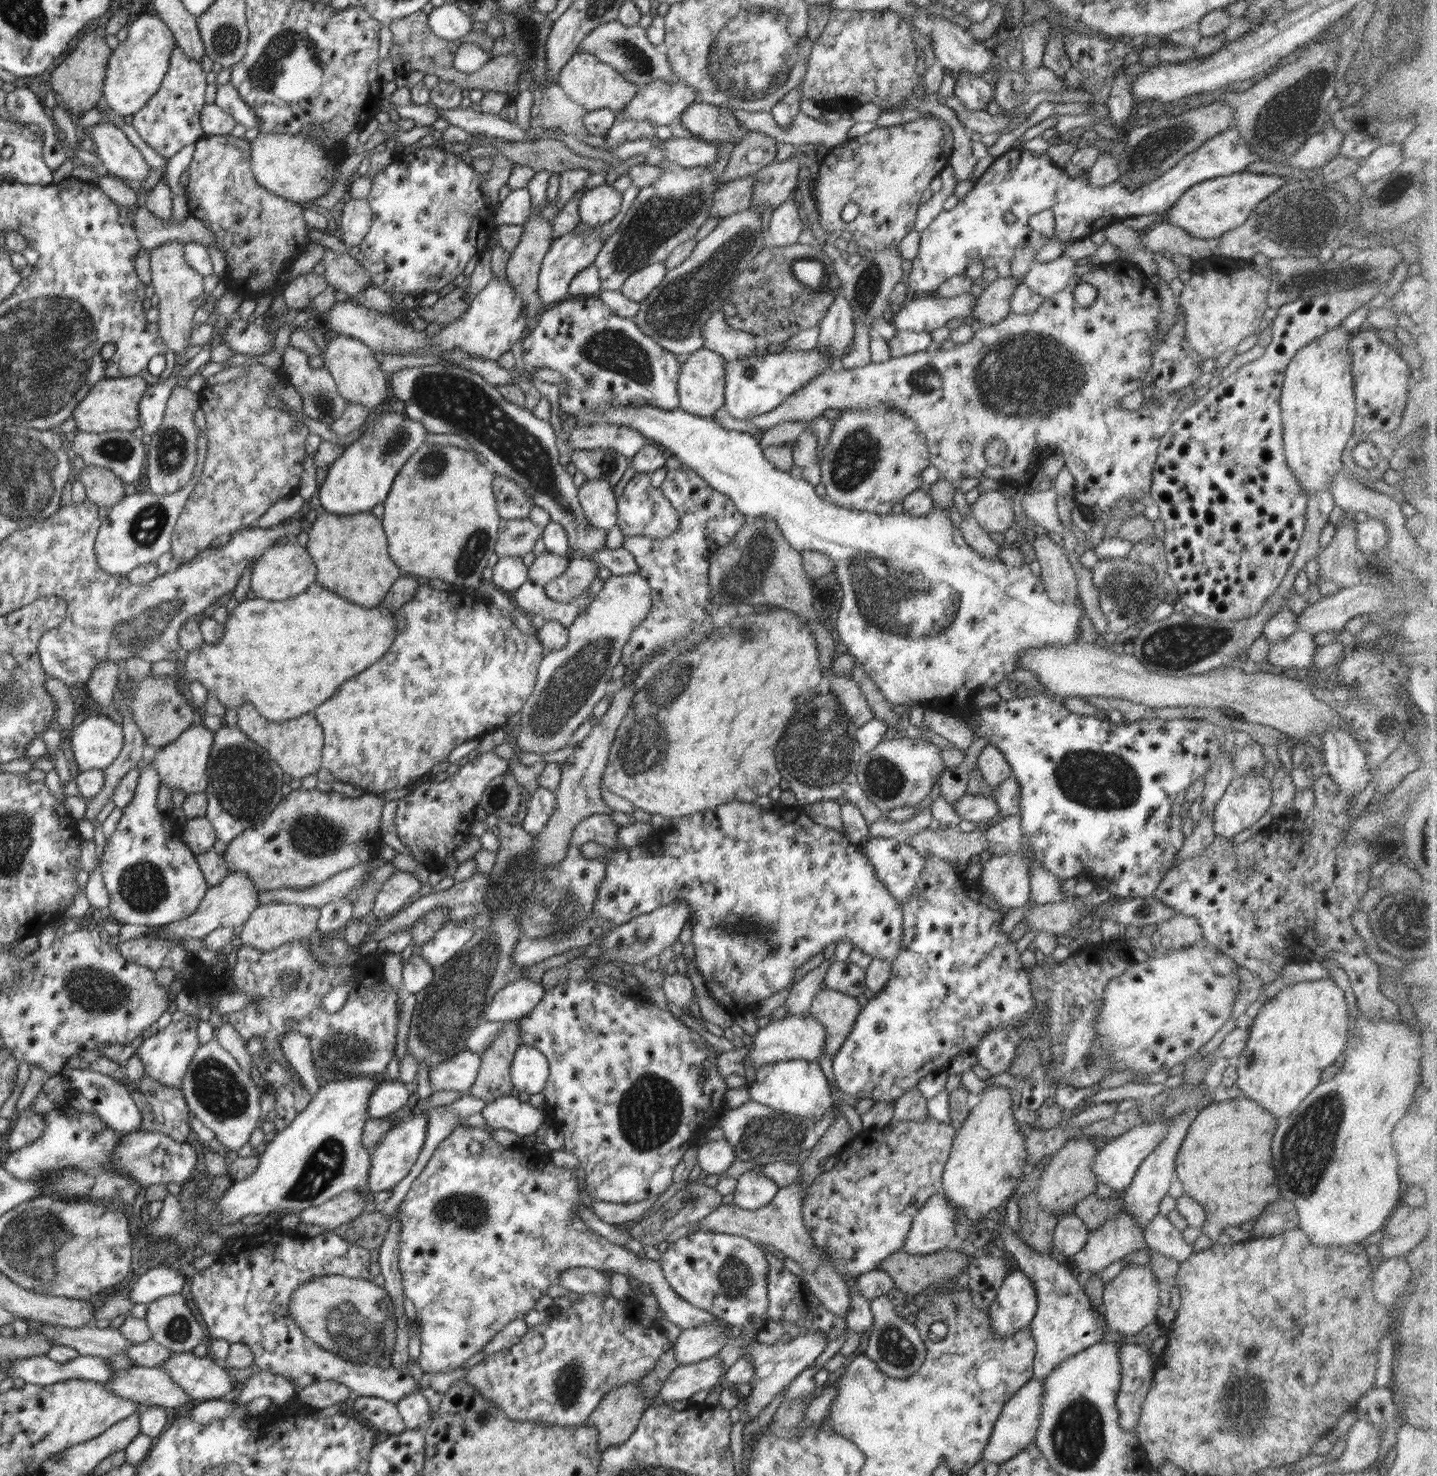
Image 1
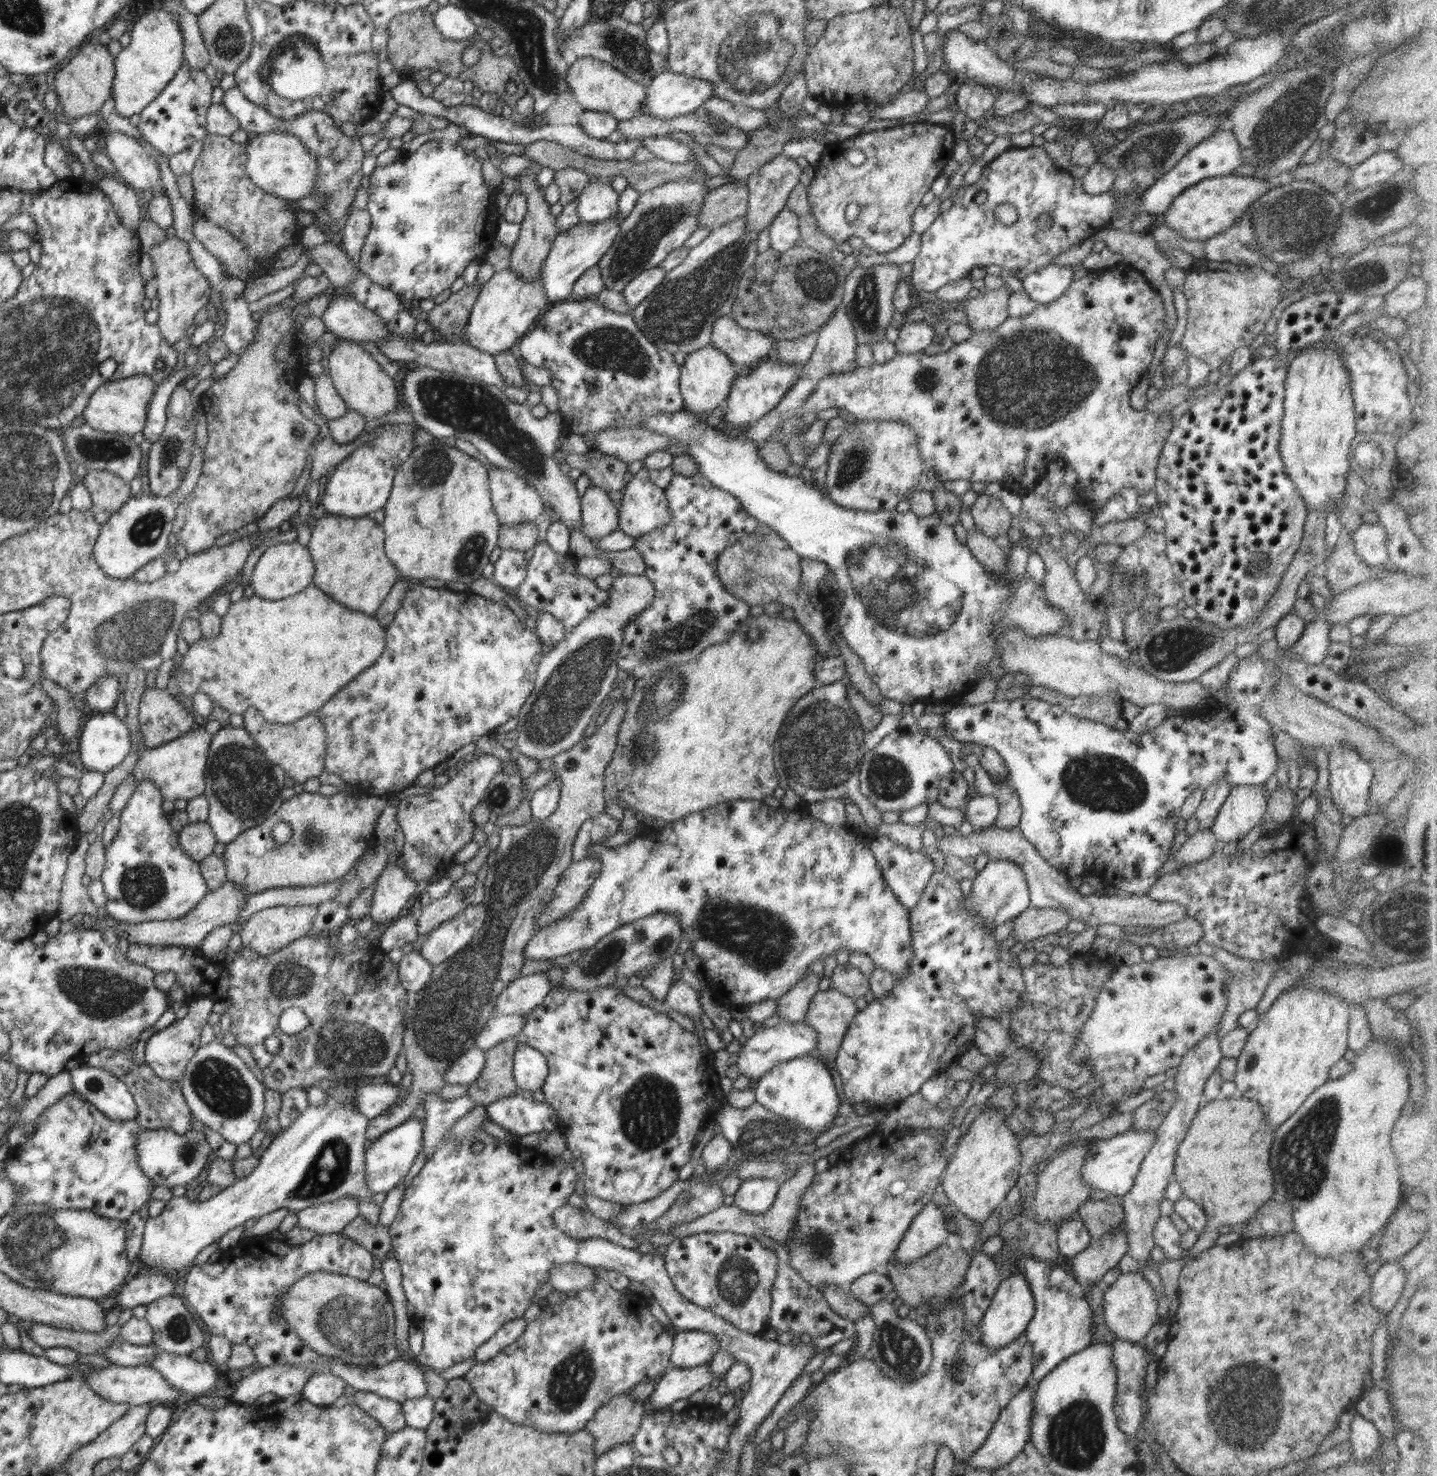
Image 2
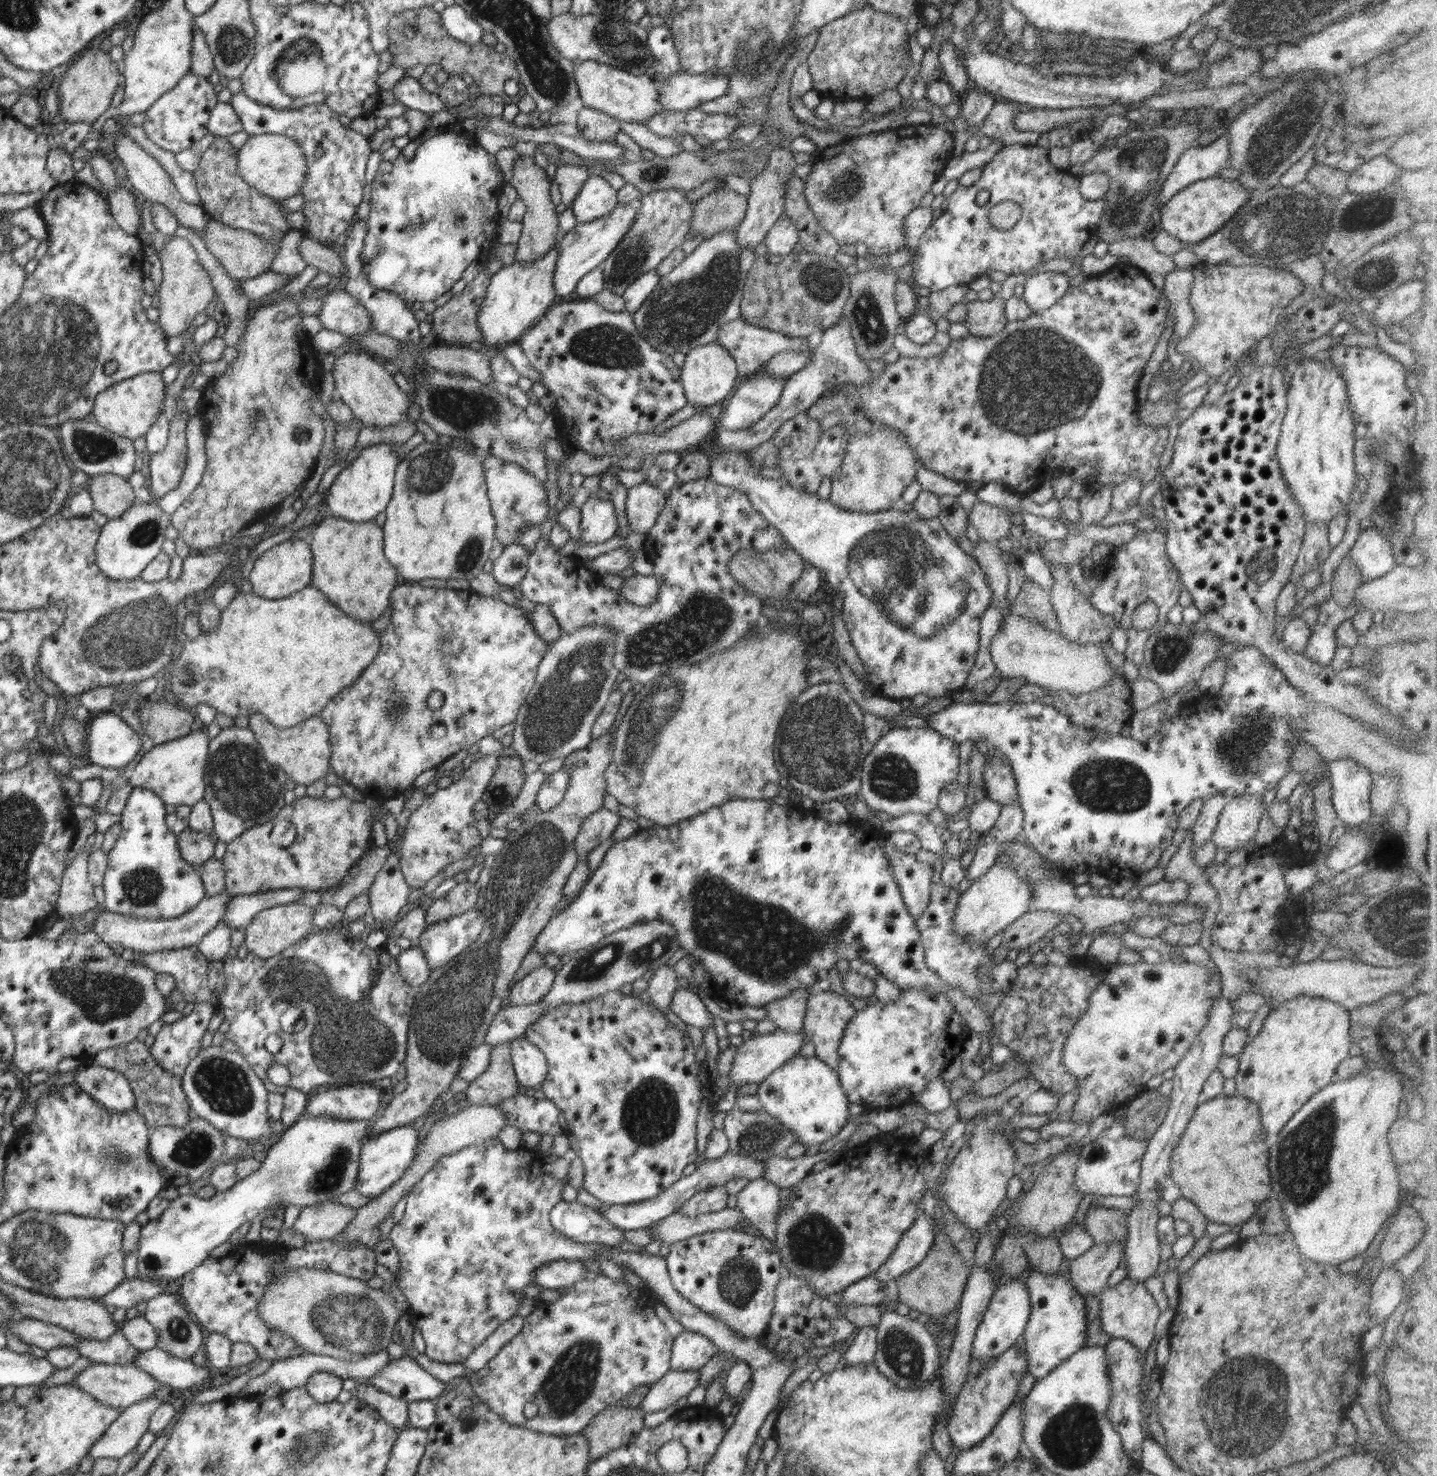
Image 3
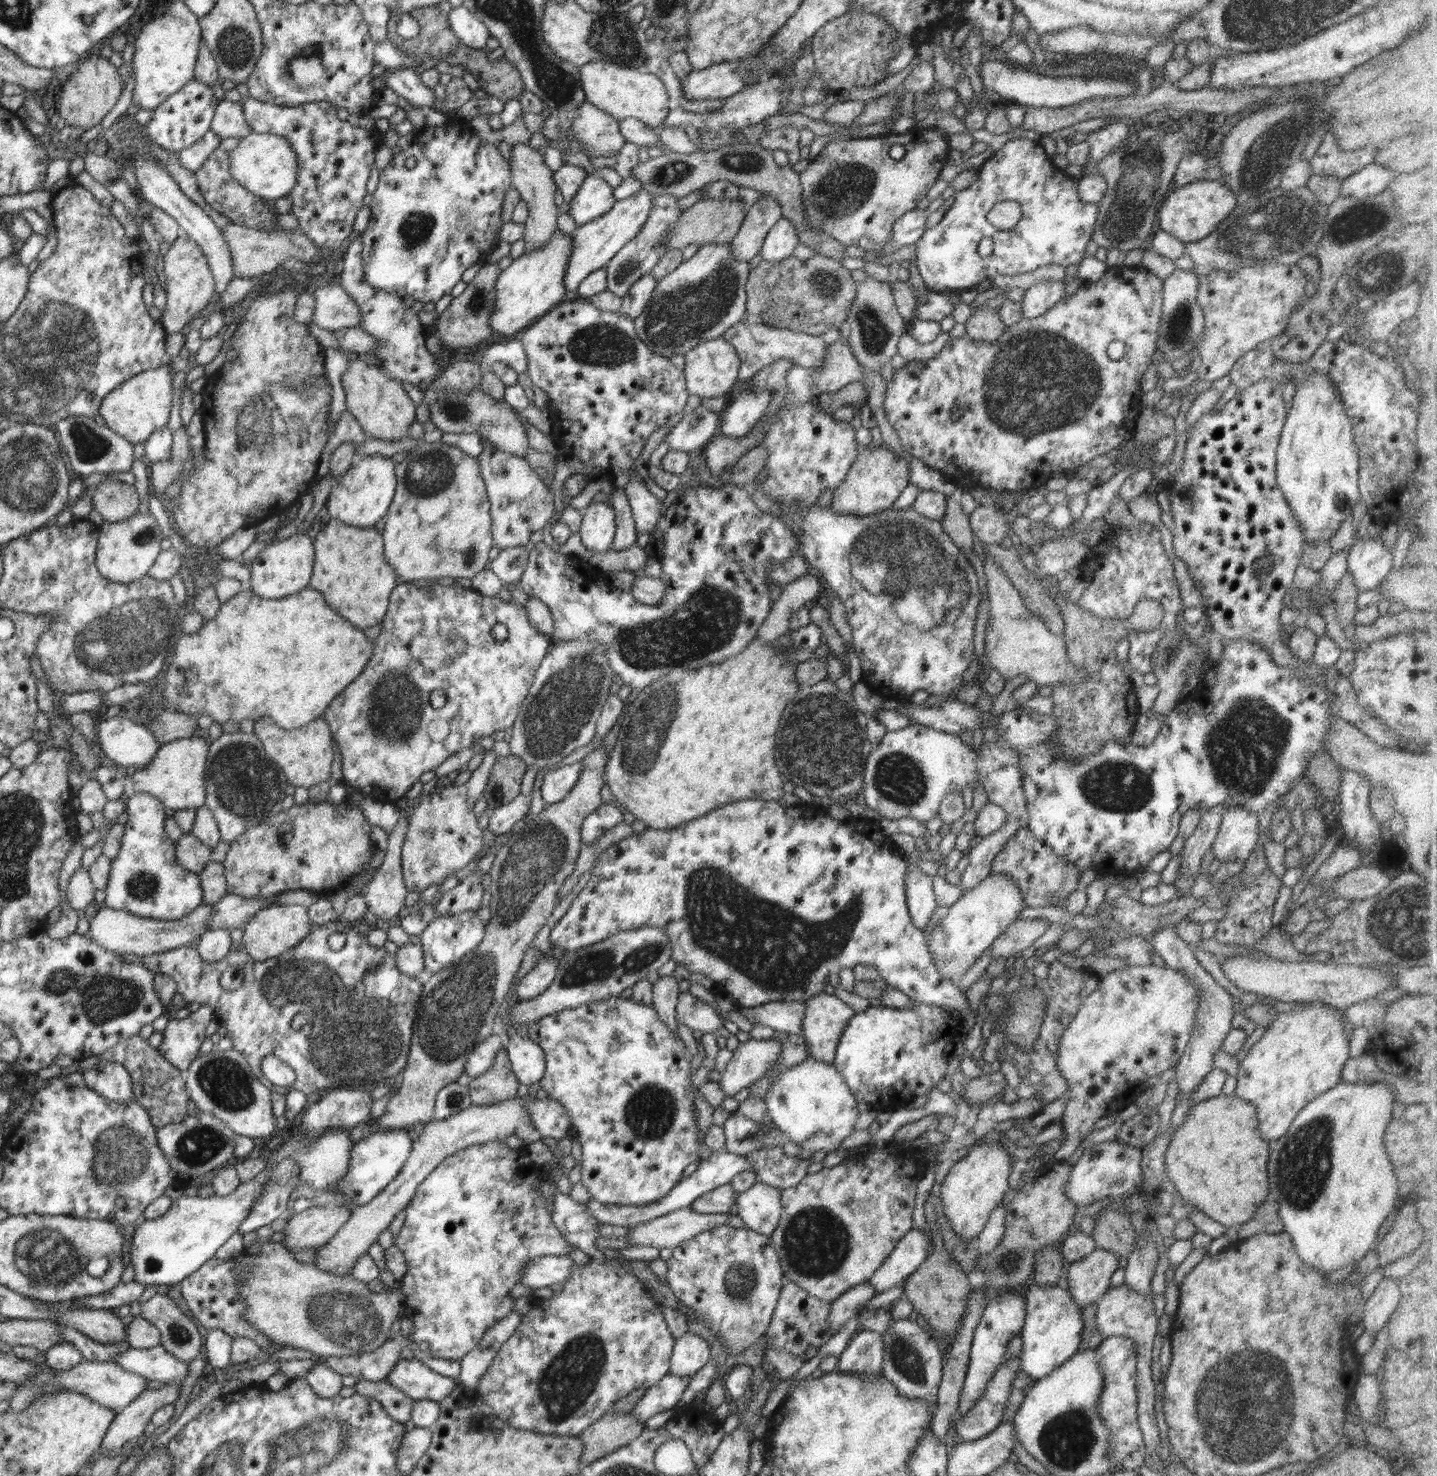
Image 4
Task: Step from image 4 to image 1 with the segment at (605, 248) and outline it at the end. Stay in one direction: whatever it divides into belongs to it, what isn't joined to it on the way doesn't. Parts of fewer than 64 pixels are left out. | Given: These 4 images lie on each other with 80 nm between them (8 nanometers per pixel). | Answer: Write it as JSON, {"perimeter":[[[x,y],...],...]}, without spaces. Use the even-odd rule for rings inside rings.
{"perimeter":[[[589,227],[587,232],[576,234],[571,231],[560,238],[553,239],[539,270],[537,293],[543,304],[564,300],[564,296],[569,292],[571,280],[580,270],[593,264],[607,238],[608,236],[601,234],[601,230]]]}

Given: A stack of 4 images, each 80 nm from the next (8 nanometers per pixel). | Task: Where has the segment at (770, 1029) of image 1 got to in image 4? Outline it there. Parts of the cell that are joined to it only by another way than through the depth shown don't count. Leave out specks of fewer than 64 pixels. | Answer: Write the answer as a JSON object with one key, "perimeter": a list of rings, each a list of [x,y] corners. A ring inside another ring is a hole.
{"perimeter":[[[755,1040],[741,1042],[726,1070],[721,1073],[720,1090],[727,1096],[738,1097],[755,1082],[758,1082],[776,1065],[782,1043],[778,1040]]]}

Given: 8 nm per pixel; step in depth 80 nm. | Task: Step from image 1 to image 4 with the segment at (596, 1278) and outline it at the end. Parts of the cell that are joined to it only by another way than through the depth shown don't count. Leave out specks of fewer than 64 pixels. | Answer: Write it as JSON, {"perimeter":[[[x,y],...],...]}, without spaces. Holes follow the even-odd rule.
{"perimeter":[[[537,1256],[532,1259],[520,1273],[520,1283],[528,1286],[530,1290],[546,1288],[552,1284],[563,1284],[568,1278],[569,1269],[574,1266],[569,1256]]]}

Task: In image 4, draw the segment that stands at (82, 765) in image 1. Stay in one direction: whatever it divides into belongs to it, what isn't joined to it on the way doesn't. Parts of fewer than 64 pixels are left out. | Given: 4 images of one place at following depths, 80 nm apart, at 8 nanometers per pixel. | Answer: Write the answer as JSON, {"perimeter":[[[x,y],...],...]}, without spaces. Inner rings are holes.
{"perimeter":[[[122,716],[103,720],[95,726],[95,729],[97,730],[97,744],[99,744],[98,751],[102,750],[110,760],[114,760],[115,764],[121,767],[134,766],[138,769],[147,765],[162,745],[156,742],[153,732],[144,724]]]}

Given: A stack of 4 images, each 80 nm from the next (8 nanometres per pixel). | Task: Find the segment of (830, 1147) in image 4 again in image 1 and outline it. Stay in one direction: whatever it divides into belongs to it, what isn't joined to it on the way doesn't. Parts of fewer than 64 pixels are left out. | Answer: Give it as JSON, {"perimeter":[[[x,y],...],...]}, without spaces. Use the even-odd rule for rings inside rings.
{"perimeter":[[[797,1059],[766,1064],[756,1070],[754,1081],[747,1086],[747,1089],[753,1101],[765,1104],[772,1110],[814,1119],[814,1122],[832,1112],[832,1108],[836,1106],[830,1097],[828,1080],[821,1067],[816,1062],[811,1064],[806,1060]]]}

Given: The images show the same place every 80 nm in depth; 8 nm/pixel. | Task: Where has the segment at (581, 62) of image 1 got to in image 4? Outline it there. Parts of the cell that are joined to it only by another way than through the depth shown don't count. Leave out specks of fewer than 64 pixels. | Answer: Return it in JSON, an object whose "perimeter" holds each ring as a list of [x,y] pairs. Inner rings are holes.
{"perimeter":[[[596,61],[584,64],[579,70],[586,102],[594,104],[618,122],[634,118],[651,129],[656,129],[661,126],[662,121],[666,120],[666,116],[669,116],[674,108],[660,78],[642,69]]]}

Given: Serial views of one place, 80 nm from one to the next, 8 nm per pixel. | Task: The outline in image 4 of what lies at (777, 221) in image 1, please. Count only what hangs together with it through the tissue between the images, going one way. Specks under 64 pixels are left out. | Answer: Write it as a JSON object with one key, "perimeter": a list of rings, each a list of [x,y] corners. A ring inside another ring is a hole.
{"perimeter":[[[780,218],[768,231],[764,239],[761,254],[768,262],[780,262],[792,257],[792,252],[799,242],[798,231],[787,218]]]}

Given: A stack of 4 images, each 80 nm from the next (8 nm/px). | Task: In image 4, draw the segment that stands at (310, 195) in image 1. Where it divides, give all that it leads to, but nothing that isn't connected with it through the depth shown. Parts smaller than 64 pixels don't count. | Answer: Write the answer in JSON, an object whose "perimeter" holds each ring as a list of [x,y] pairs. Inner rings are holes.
{"perimeter":[[[251,132],[242,137],[238,145],[231,151],[230,174],[248,192],[267,200],[272,204],[278,198],[288,197],[298,179],[296,153],[290,148],[290,143],[283,138],[270,133]]]}

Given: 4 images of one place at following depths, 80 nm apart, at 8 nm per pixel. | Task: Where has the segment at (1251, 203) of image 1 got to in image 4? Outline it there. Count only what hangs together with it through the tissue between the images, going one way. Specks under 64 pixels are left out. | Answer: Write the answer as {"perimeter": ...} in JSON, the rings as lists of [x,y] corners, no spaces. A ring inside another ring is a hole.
{"perimeter":[[[1198,180],[1172,189],[1160,207],[1158,224],[1183,243],[1202,240],[1235,209],[1238,200],[1233,192],[1220,181]]]}

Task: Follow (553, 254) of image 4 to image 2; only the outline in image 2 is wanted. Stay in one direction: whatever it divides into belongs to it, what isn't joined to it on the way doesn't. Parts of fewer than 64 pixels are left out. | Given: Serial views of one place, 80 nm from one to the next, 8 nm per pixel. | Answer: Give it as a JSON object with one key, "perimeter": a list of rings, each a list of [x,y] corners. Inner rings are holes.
{"perimeter":[[[509,268],[502,272],[495,272],[491,279],[481,286],[467,327],[460,336],[454,338],[458,343],[468,344],[494,357],[515,349],[516,344],[534,326],[538,315],[542,314],[542,310],[546,311],[547,306],[541,272],[530,282],[521,278],[517,272],[511,272]]]}

